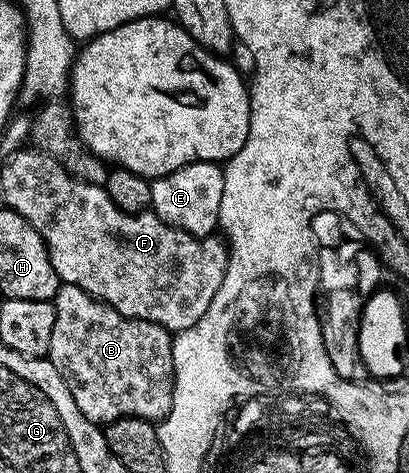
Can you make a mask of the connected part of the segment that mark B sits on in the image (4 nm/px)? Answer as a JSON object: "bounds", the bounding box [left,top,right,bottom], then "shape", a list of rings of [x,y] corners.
{"bounds":[48,284,176,426],"shape":[[[62,284],[52,301],[56,310],[56,323],[52,325],[52,342],[48,358],[52,366],[66,379],[80,414],[93,424],[105,426],[125,416],[160,422],[170,413],[174,393],[174,365],[176,353],[172,334],[164,326],[147,320],[128,318],[112,306],[90,296],[80,286]]]}

